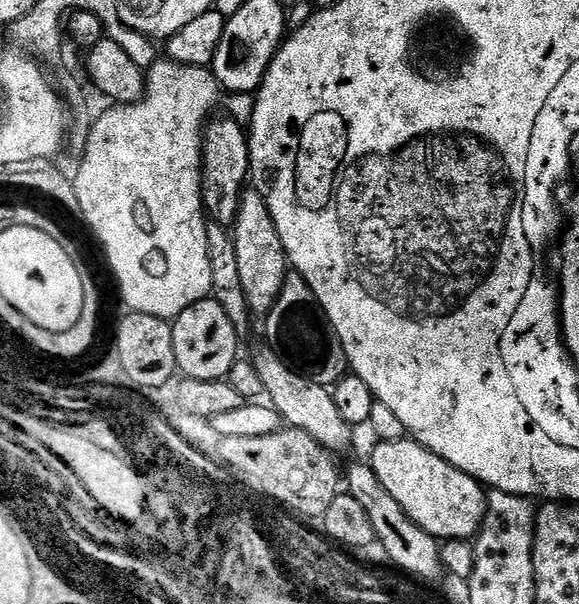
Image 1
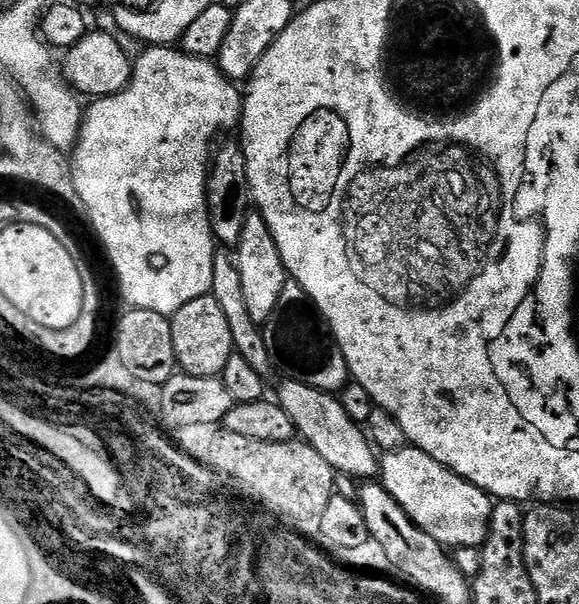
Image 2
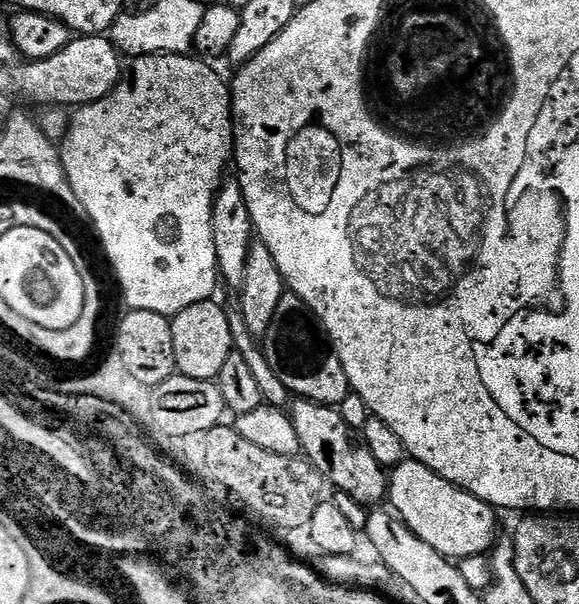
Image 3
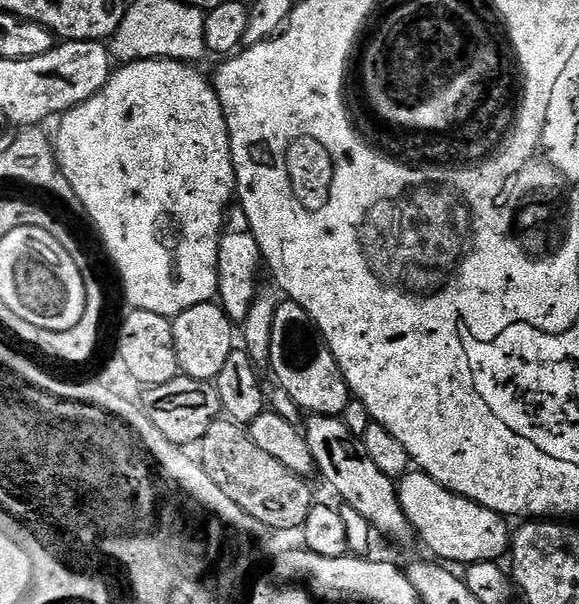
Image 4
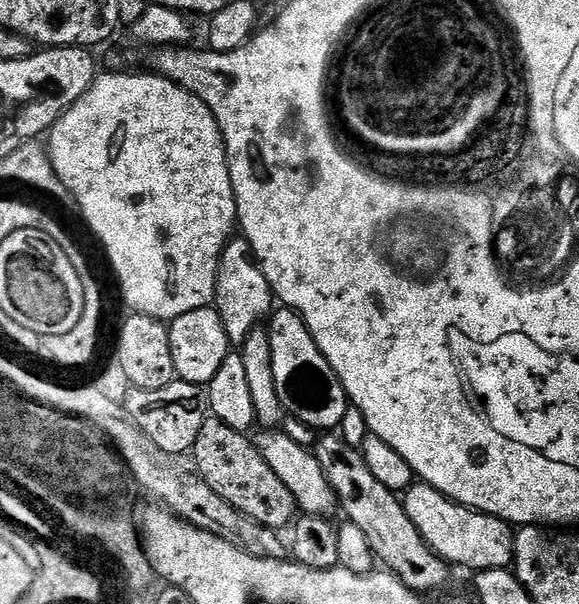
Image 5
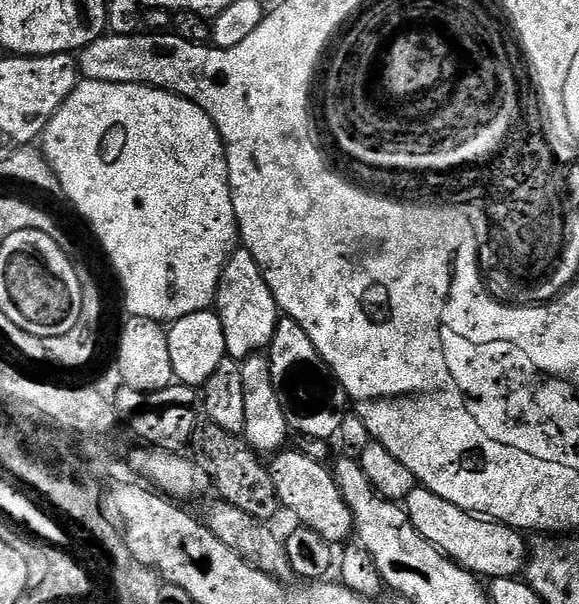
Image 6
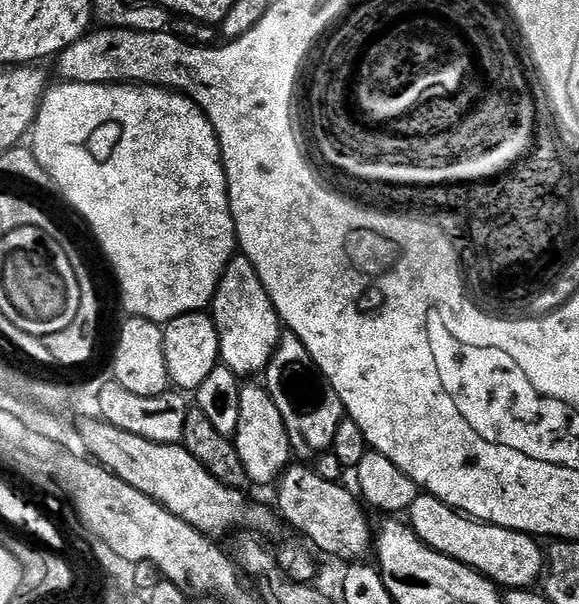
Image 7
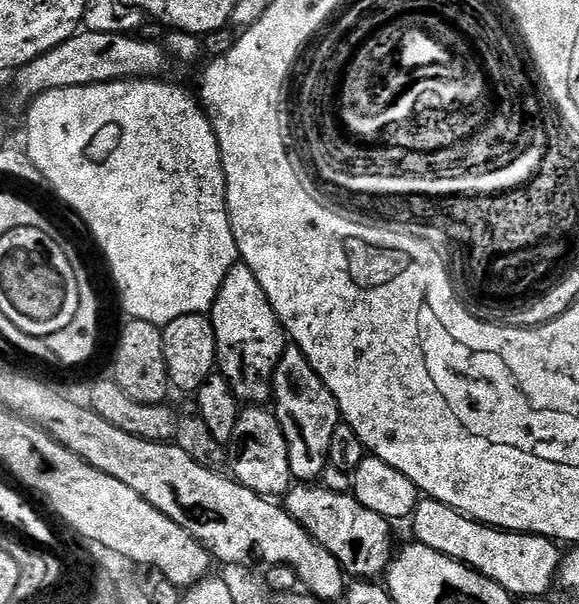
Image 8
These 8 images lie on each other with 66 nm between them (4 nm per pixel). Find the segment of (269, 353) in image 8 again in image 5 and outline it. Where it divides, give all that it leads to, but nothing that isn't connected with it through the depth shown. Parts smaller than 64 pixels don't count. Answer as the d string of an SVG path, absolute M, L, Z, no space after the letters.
M233 238L225 246L216 275L214 307L222 318L222 326L226 326L228 342L232 346L243 345L244 339L273 311L272 287L266 282L266 274L262 274L248 240Z

